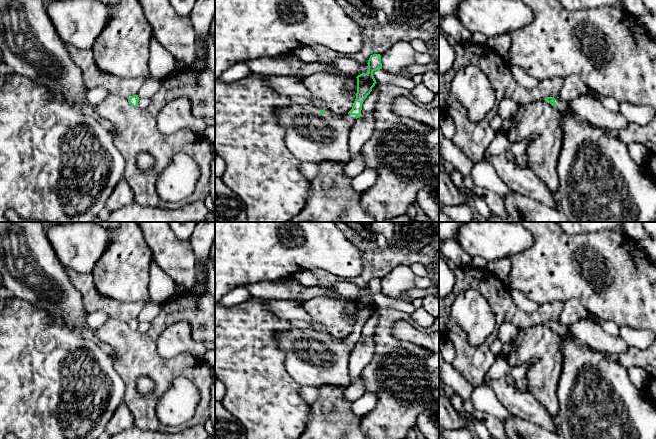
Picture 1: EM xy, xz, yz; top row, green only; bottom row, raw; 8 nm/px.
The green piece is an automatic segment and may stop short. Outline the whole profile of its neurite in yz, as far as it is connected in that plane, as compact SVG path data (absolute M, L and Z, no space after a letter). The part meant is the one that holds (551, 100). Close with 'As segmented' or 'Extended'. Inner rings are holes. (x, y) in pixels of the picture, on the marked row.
M547 97L544 99L556 107L560 115L560 126L563 132L562 148L556 167L559 179L557 198L559 208L565 213L570 222L654 222L656 220L656 179L645 167L639 167L630 156L628 146L618 138L611 137L605 133L605 128L594 125L586 120L578 121L574 118L576 113L568 104L559 97Z. Extended

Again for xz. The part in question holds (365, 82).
M373 54L368 60L368 72L358 75L357 93L352 109L345 116L333 115L312 104L292 103L276 112L278 123L285 129L284 143L287 149L301 162L318 164L323 161L347 163L350 160L349 132L360 117L362 104L377 83L373 72L382 69L381 55Z. Extended

